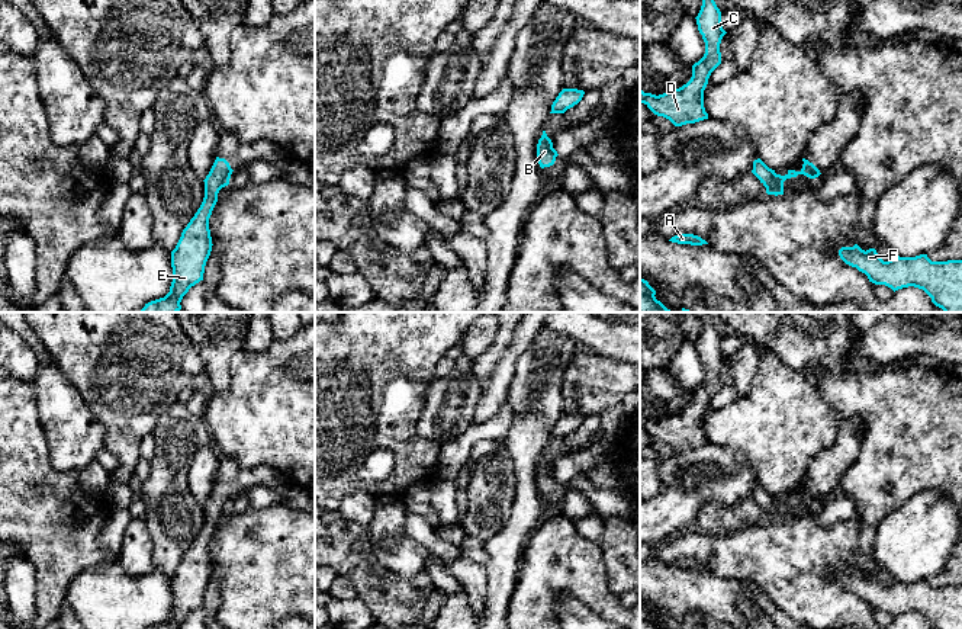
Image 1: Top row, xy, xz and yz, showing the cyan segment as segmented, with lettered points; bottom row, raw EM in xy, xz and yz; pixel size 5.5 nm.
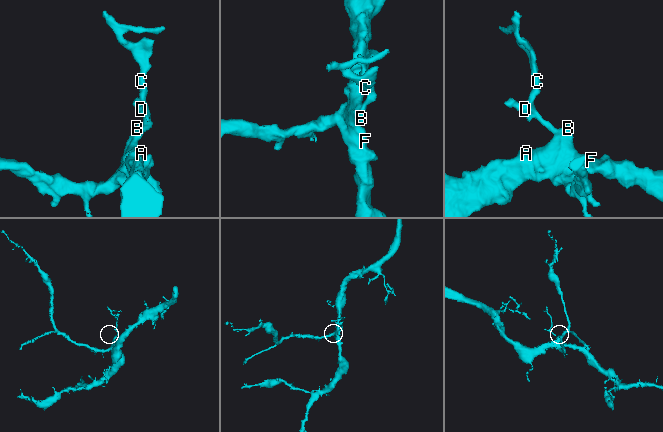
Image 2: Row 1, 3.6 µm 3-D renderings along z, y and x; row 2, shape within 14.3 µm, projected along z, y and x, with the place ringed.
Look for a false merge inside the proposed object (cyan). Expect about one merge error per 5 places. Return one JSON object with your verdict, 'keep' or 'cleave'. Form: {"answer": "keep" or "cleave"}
{"answer": "keep"}

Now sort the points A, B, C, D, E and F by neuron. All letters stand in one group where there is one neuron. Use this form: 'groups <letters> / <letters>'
groups A B C D E F

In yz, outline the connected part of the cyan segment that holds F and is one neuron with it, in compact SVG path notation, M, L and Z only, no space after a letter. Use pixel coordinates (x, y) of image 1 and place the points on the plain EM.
M858 569L842 572L839 581L875 610L885 610L894 617L914 612L923 614L933 629L962 629L962 585L932 587L927 580L920 580L894 581L884 587L875 574L865 577Z

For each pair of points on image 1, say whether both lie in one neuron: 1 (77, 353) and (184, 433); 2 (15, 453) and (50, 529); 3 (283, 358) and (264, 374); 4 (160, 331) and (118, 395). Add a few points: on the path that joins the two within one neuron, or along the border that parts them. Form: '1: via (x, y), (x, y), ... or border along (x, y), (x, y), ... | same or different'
1: border along (177, 401), (161, 414), (151, 432) | different
2: via (15, 472), (15, 488), (36, 510) | same
3: via (279, 362), (269, 372) | same
4: via (144, 347), (129, 362), (128, 379) | same

